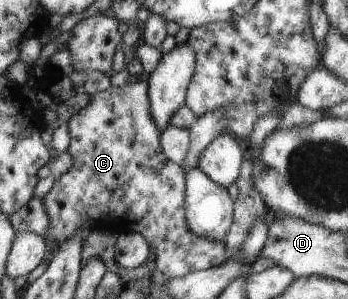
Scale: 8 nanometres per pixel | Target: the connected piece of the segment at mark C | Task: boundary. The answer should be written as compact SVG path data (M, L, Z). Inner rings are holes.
M145 75L134 83L110 85L94 93L66 125L70 133L66 151L72 165L55 177L48 193L40 199L48 215L45 244L55 241L58 249L60 243L74 235L80 223L88 221L92 230L140 233L154 253L154 269L170 279L222 265L227 260L222 242L196 237L186 227L182 165L166 159L160 149L160 131L150 117Z

